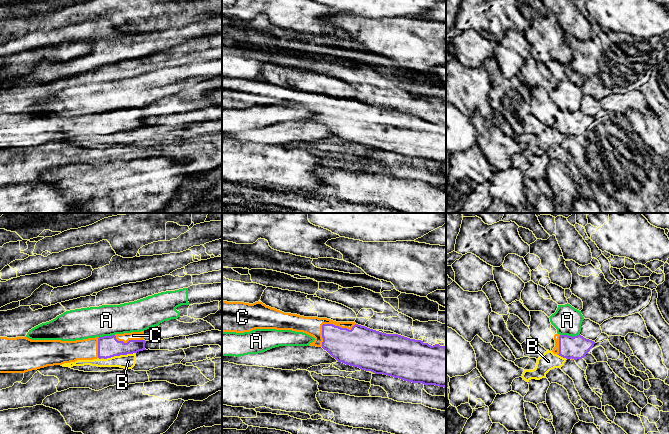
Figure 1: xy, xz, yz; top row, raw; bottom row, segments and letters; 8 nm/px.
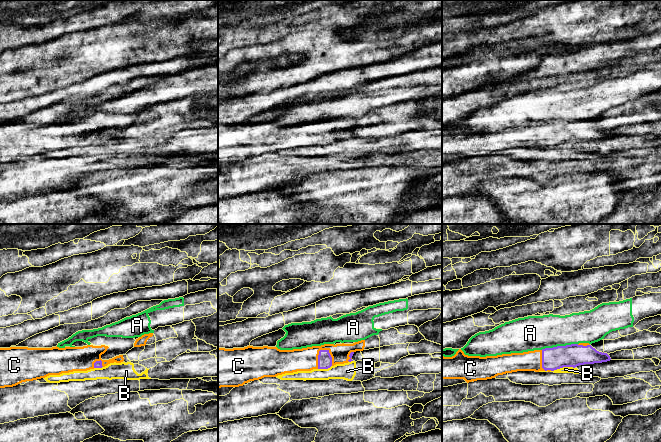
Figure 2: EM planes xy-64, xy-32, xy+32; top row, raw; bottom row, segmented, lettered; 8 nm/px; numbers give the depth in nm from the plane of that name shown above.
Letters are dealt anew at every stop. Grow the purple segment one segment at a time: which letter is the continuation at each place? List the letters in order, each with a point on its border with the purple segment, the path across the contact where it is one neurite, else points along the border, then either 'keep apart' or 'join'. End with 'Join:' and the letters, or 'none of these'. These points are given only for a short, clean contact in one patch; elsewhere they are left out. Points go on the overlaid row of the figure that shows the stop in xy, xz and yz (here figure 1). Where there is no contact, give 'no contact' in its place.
A: meets purple in yz at (569, 336); keep apart
B: meets purple in xy at (119, 355); border along xy (135, 352), (114, 355), (104, 359); keep apart
C: meets purple in xz at (328, 324); join
Join: C

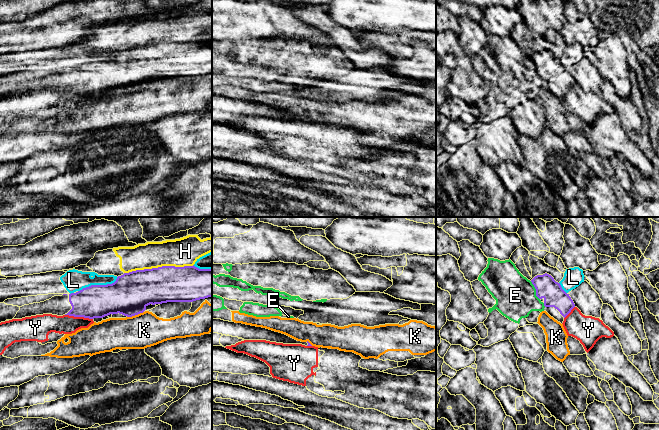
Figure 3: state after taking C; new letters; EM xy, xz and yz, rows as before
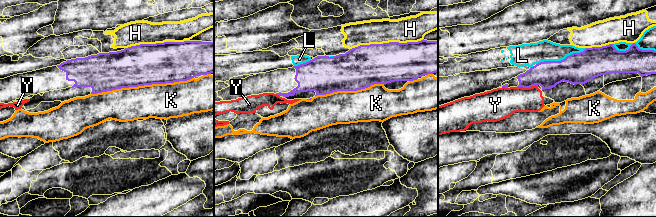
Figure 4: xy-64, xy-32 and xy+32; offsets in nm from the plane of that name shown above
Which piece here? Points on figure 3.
E: meets purple in yz at (536, 290); keep apart
H: meets purple in xy at (158, 267); keep apart
K: meets purple in xy at (135, 314); keep apart
L: meets purple in xy at (98, 285); keep apart
Y: meets purple in xy at (79, 316); border along xy (65, 314), (92, 319); keep apart
Join: none of these

